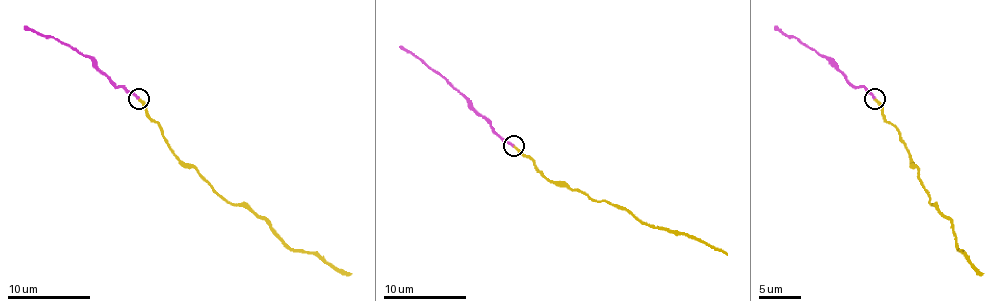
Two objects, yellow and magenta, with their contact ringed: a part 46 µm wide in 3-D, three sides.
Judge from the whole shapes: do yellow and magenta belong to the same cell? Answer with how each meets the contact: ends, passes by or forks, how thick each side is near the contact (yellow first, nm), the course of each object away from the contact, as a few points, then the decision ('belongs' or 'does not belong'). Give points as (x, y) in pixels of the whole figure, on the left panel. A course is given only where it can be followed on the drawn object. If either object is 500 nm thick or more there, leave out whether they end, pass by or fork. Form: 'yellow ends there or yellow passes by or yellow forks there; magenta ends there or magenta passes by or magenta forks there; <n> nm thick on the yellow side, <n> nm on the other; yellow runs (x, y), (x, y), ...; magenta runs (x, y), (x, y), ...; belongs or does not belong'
yellow ends there; magenta ends there; 240 nm thick on the yellow side, 240 nm on the other; yellow runs (138, 99), (171, 151), (217, 193), (250, 207), (291, 249), (316, 253), (352, 274); magenta runs (138, 99), (117, 87), (75, 49), (54, 37), (23, 28); belongs

